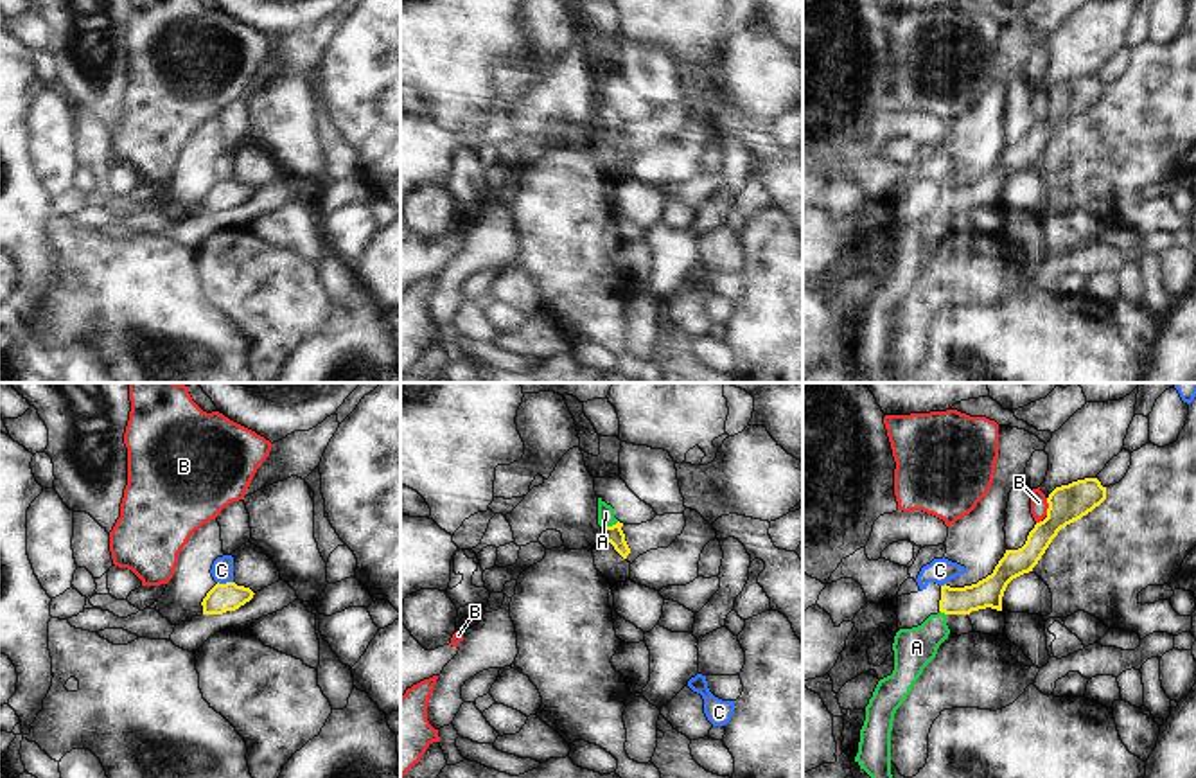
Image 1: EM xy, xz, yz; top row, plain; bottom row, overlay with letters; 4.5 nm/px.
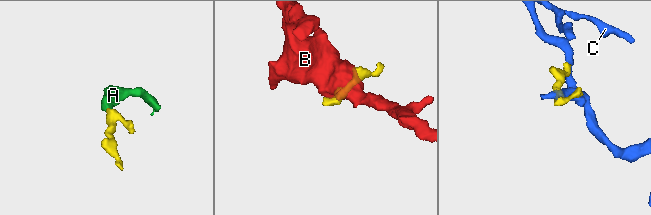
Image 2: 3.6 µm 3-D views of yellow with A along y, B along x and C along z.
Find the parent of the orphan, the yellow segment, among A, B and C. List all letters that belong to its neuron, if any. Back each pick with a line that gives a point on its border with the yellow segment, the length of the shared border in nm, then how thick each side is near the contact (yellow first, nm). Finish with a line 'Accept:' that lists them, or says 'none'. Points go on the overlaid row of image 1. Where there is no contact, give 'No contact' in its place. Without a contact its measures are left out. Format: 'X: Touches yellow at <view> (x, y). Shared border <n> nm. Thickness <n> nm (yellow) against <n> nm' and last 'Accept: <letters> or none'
A: Touches yellow at xz (609, 527). Shared border 90 nm. Thickness 80 nm (yellow) against 80 nm
Accept: A.

